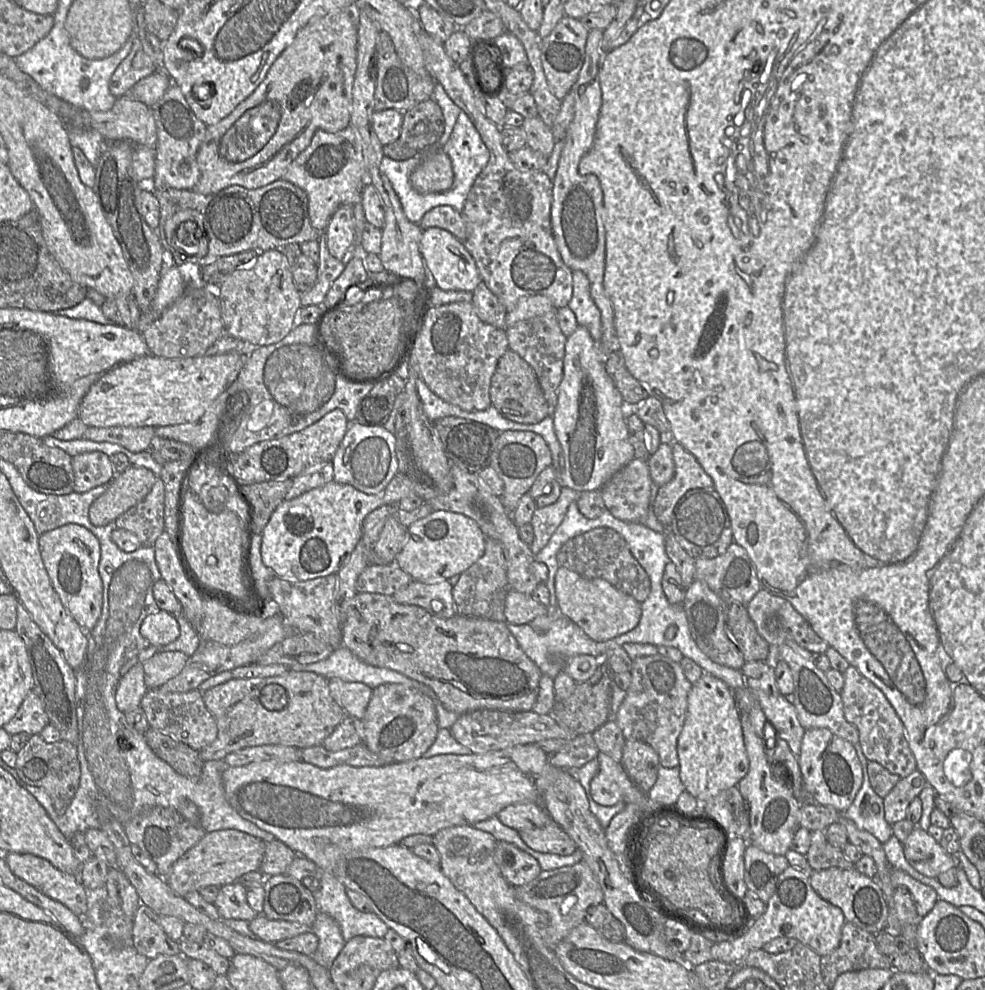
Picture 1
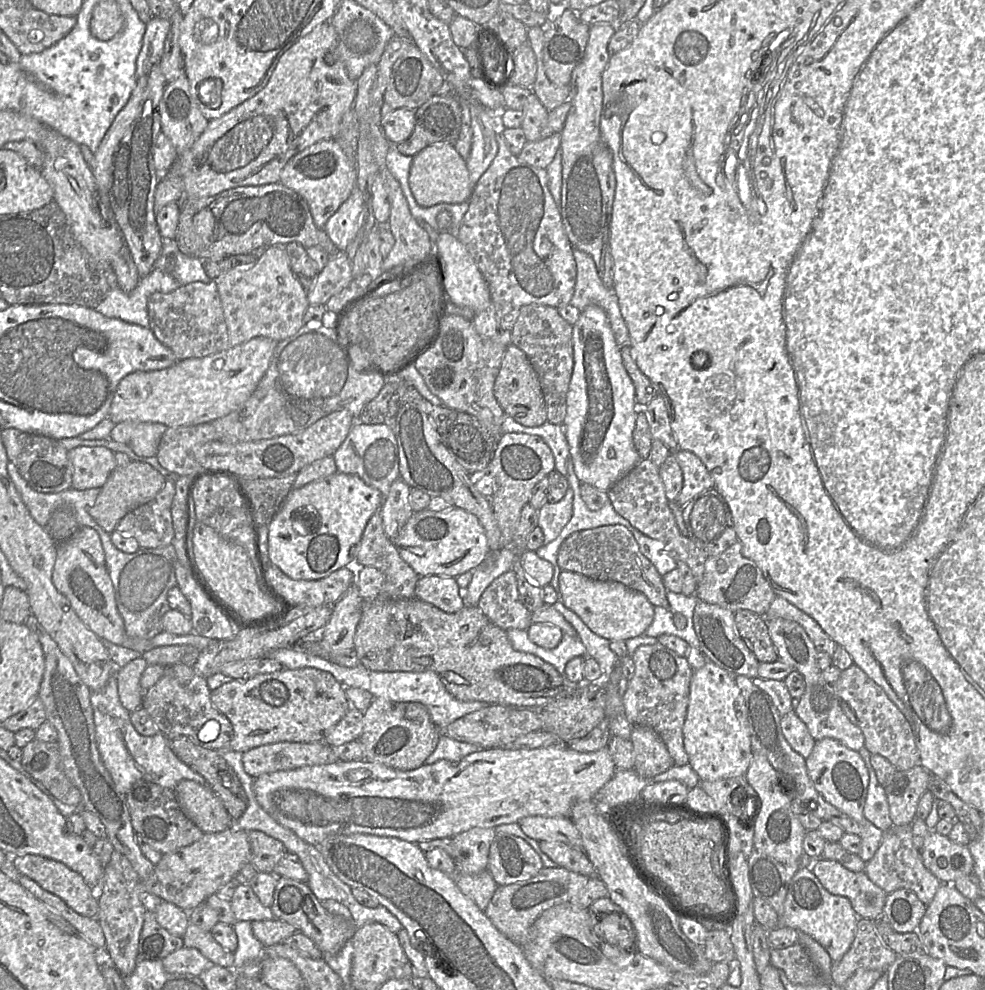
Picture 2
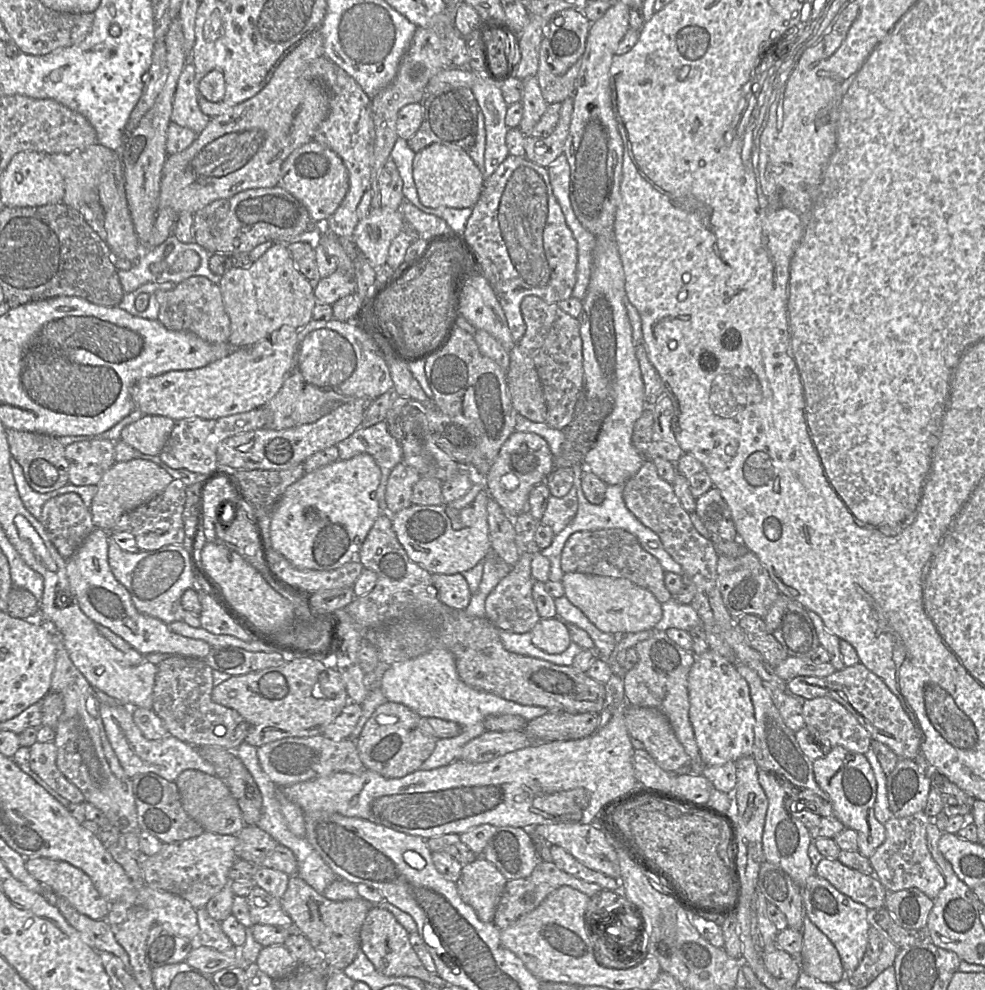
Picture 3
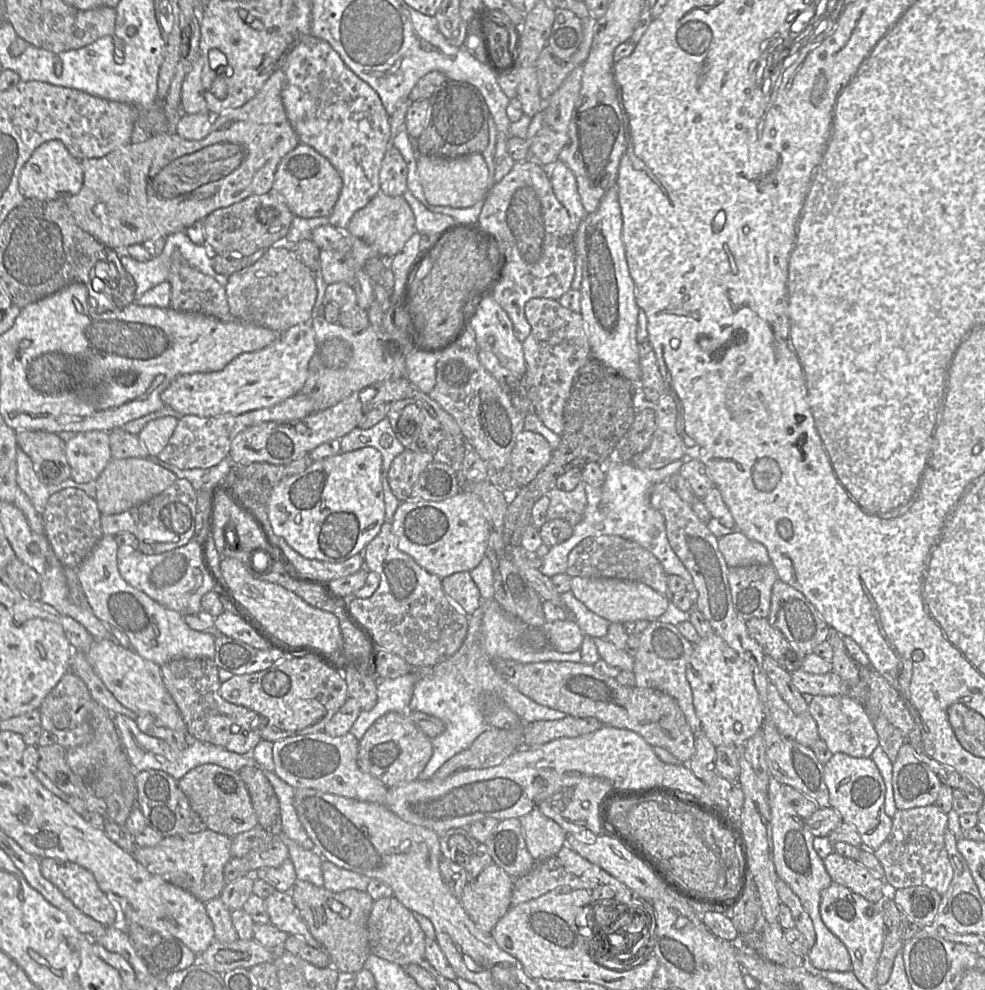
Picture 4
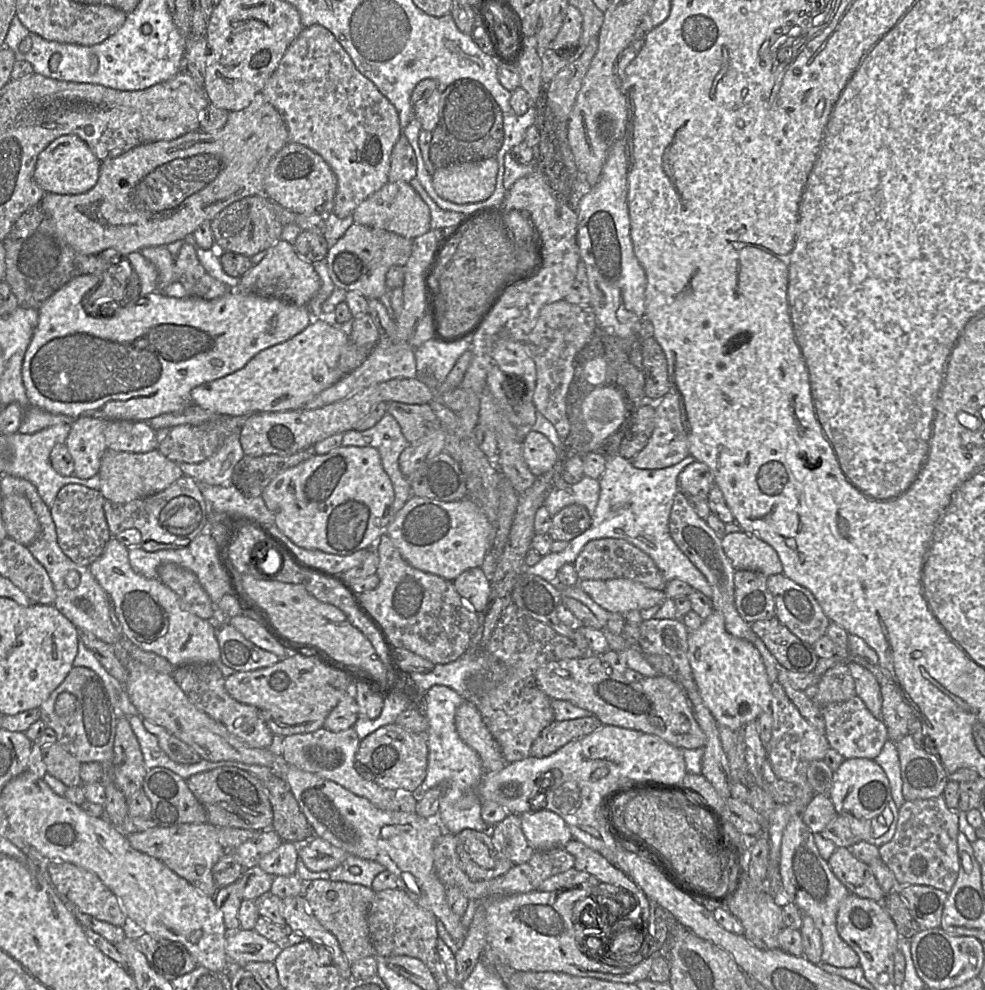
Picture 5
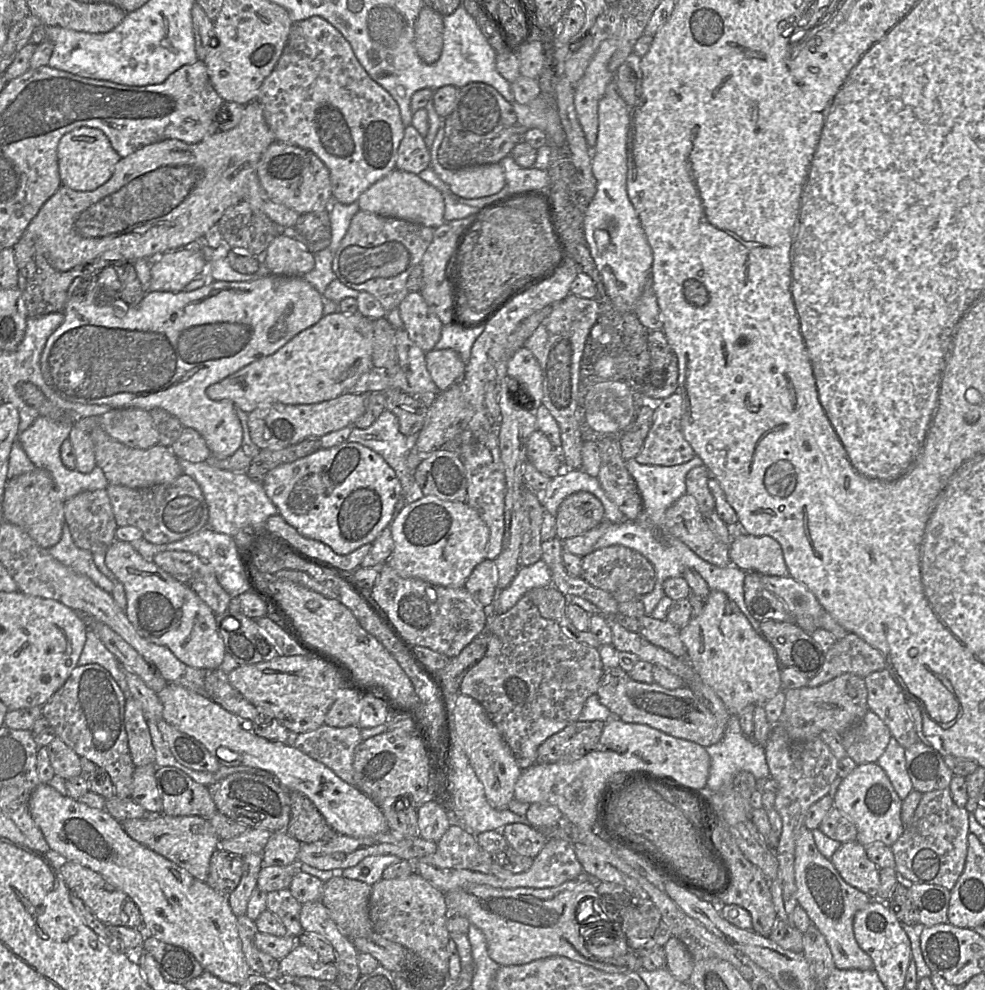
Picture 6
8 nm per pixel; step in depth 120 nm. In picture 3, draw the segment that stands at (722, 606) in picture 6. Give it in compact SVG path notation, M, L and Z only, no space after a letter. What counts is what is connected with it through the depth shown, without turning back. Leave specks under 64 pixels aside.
M711 649L695 656L688 674L688 698L689 720L700 757L706 766L735 762L752 755L754 708L747 681L733 664Z

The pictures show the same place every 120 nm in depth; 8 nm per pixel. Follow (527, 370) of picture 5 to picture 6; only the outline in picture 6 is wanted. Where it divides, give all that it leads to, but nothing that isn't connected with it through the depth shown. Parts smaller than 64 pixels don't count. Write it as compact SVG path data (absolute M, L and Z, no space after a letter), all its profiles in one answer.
M525 347L517 350L508 361L507 374L516 380L523 409L536 415L537 408L542 405L543 376L533 353Z

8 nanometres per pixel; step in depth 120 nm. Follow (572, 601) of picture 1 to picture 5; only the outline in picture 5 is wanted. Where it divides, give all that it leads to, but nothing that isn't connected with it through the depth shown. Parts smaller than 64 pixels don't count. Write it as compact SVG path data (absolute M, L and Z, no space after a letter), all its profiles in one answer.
M629 579L579 580L578 586L608 612L641 611L666 599L664 591Z

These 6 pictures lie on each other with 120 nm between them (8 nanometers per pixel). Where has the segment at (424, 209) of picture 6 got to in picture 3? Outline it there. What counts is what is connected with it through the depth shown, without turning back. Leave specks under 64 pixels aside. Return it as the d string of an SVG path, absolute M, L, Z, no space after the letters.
M371 208L355 227L352 239L369 264L379 268L386 263L390 244L405 223L401 209Z

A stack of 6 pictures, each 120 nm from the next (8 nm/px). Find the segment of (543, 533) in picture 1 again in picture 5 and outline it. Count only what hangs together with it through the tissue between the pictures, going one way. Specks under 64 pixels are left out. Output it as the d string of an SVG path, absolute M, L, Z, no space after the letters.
M584 477L576 484L568 484L560 479L549 492L544 501L544 506L549 514L554 516L563 507L571 504L584 506L591 517L594 514L600 494L599 480Z

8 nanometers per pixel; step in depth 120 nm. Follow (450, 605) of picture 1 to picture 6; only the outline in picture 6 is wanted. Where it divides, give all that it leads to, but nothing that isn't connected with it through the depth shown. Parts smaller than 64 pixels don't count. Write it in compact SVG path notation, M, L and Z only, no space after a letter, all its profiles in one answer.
M486 558L478 564L464 584L464 588L483 607L492 604L496 597L497 569L494 560Z

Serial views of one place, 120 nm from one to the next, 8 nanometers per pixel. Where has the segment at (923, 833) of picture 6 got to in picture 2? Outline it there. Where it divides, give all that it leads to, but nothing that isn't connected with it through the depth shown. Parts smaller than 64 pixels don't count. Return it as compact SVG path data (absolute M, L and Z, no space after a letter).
M892 825L884 832L882 842L873 858L866 863L864 873L887 894L899 889L908 889L913 891L926 906L932 902L942 884L925 867L921 853L913 843L910 825L900 827Z

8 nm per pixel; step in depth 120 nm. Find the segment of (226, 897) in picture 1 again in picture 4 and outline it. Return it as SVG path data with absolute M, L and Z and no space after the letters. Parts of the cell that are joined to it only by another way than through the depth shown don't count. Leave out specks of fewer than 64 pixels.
M275 891L265 901L270 923L288 935L301 937L310 946L320 949L319 942L298 915L290 892Z

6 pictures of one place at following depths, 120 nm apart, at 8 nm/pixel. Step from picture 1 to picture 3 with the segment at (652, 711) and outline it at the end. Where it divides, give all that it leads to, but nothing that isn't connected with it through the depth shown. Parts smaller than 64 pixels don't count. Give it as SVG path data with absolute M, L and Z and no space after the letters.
M653 629L653 635L635 646L638 662L624 672L624 692L628 704L654 708L669 720L676 738L690 758L700 758L693 727L689 720L688 674L695 655L671 640L665 631Z

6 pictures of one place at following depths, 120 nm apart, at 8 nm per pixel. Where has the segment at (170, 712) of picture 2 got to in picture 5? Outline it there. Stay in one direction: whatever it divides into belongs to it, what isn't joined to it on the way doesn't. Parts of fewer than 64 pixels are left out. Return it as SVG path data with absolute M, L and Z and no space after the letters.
M214 663L185 664L175 667L172 678L188 697L190 702L200 711L206 713L213 720L222 723L227 730L251 748L268 749L274 734L267 726L268 714L252 705L245 705L234 700L225 690L225 678Z

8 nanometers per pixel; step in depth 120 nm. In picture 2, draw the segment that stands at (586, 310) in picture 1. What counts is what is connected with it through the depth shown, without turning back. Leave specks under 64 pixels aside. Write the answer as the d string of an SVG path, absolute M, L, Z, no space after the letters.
M574 249L576 262L576 284L570 304L580 311L589 305L597 305L607 314L611 329L619 346L630 345L629 332L621 315L618 297L613 288L605 286L601 280L593 258Z

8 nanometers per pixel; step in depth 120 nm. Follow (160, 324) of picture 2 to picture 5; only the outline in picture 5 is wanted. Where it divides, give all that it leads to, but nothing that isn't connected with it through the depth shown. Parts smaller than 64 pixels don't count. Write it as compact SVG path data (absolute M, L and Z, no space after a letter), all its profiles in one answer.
M184 244L175 256L176 279L186 290L188 297L212 300L230 292L229 286L209 275L197 258L195 249L190 244Z

